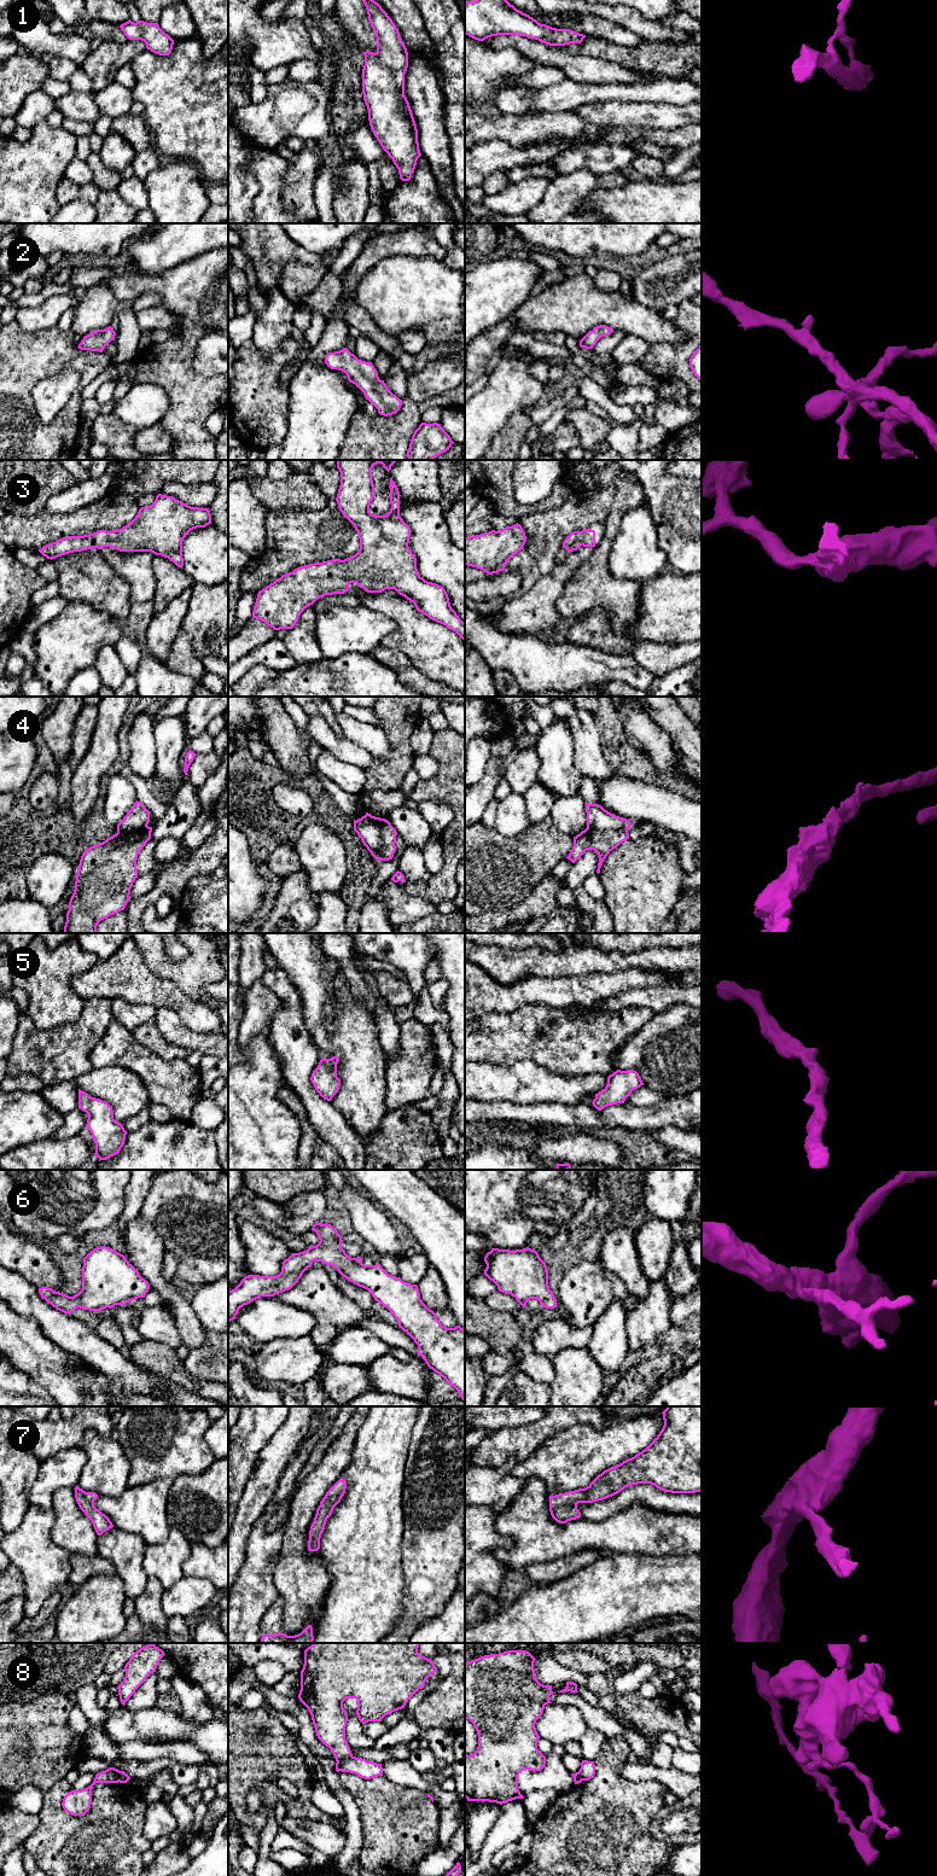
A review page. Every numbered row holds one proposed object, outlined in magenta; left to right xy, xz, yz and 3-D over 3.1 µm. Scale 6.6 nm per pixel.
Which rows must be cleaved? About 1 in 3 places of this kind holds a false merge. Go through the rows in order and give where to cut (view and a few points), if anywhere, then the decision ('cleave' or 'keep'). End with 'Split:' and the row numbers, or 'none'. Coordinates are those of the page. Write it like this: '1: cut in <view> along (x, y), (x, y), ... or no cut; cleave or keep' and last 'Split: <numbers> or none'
1: no cut; keep
2: no cut; keep
3: no cut; keep
4: cut in xz along (372, 816), (379, 826), (380, 834), (380, 851), (376, 858); cleave
5: no cut; keep
6: no cut; keep
7: no cut; keep
8: cut in xy along (106, 1770), (111, 1771), (118, 1781); cleave
Split: 4, 8

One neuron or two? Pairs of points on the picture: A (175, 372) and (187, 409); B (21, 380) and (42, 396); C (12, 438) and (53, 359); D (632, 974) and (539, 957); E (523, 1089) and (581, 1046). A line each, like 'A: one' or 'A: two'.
A: one
B: two
C: one
D: two
E: two

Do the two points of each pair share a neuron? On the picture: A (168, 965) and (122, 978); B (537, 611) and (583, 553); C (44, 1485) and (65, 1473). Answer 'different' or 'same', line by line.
A: different
B: same
C: same

